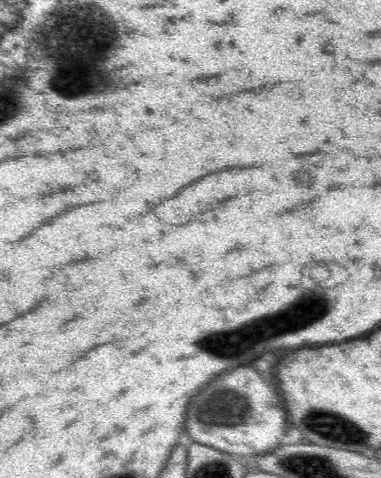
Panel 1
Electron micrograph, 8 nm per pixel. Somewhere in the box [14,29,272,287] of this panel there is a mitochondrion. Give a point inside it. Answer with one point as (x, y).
(80, 82)

